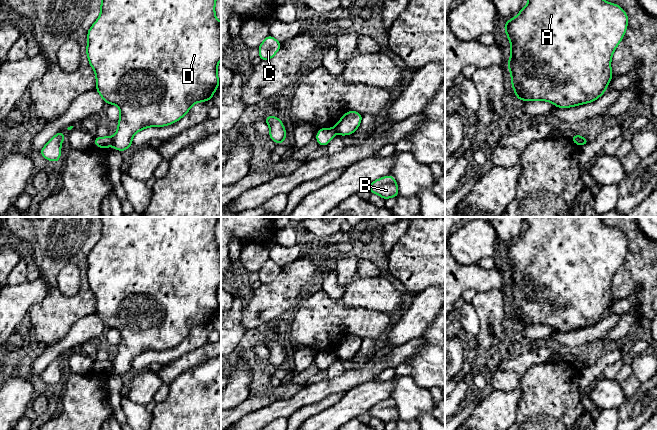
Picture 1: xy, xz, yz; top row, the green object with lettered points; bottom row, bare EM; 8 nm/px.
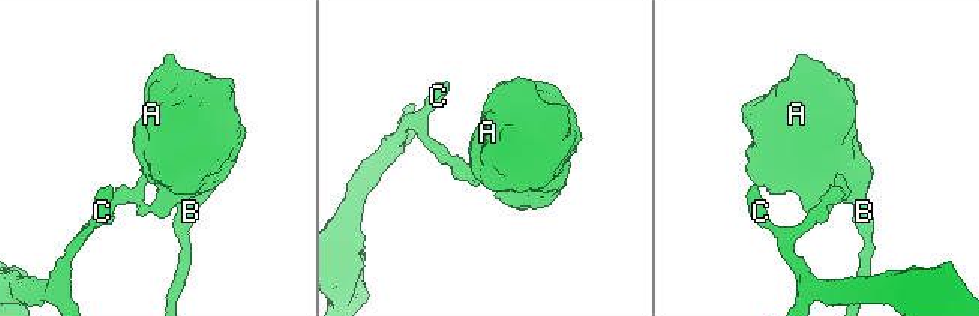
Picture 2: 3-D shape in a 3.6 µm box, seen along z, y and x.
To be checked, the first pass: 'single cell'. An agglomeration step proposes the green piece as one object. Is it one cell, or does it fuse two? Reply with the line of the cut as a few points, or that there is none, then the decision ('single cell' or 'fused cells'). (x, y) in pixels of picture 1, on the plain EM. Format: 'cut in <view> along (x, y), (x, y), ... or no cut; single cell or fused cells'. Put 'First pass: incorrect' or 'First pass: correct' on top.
First pass: incorrect
cut in xy along (112, 361), (110, 369); fused cells

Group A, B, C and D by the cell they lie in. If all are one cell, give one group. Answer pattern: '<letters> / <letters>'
A B D / C

